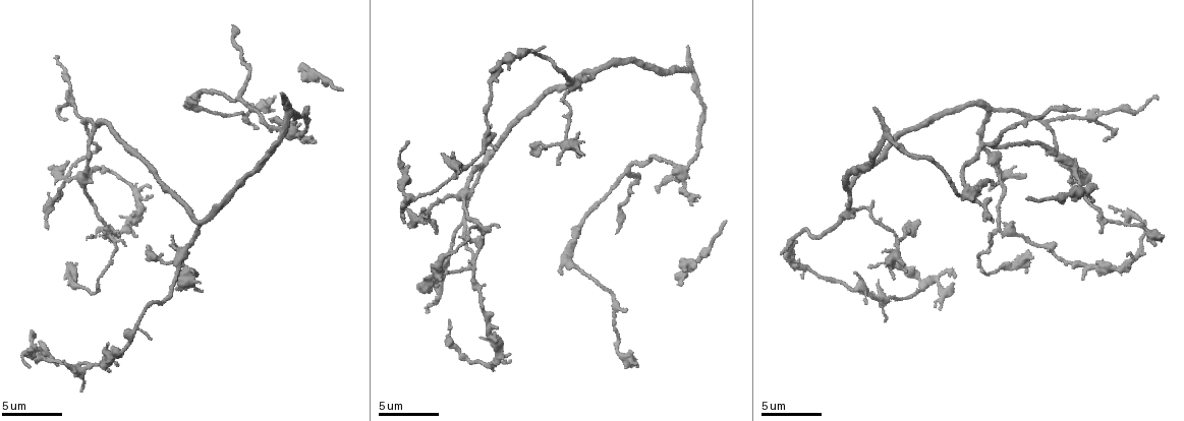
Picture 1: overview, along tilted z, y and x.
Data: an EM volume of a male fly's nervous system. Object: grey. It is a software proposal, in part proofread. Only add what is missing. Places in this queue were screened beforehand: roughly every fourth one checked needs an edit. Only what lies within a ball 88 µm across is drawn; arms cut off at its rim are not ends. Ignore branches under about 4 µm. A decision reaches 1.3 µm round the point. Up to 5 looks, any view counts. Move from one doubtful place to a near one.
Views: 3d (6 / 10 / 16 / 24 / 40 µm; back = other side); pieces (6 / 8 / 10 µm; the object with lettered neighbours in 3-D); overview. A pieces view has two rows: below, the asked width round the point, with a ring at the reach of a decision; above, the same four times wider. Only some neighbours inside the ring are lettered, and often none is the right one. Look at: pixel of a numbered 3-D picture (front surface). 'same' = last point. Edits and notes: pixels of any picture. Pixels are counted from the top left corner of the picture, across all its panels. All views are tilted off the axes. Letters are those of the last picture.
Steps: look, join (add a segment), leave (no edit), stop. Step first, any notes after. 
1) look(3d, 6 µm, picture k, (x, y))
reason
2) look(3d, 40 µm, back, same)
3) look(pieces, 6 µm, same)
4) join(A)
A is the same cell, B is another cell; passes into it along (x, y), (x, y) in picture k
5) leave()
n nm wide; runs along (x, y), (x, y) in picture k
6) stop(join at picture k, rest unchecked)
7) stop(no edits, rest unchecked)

look(3d, 6 µm, picture 1, (954, 276))
free end

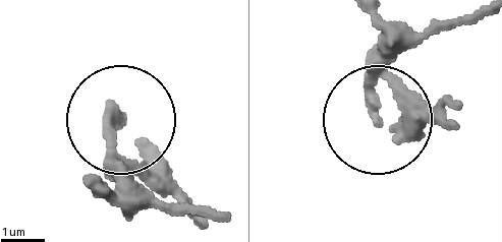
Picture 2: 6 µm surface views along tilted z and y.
look(pieces, 10 µm, picture 2, (116, 116))

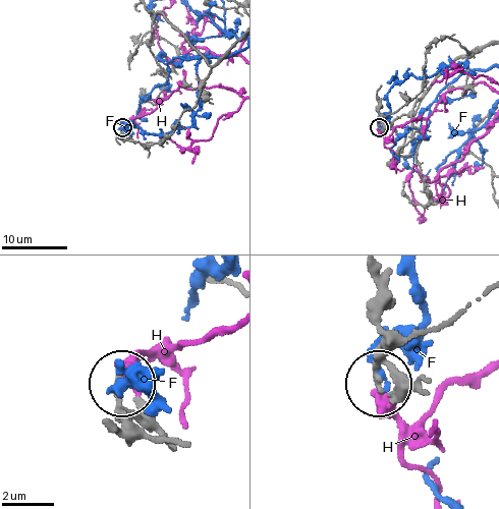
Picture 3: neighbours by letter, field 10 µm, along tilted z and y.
leave()
F and H are other cells; runs along (444, 319), (407, 335), (377, 366), (379, 382) in picture 3; no lettered segment goes on from it

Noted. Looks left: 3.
look(pieces, 8 µm, picture 1, (89, 239))

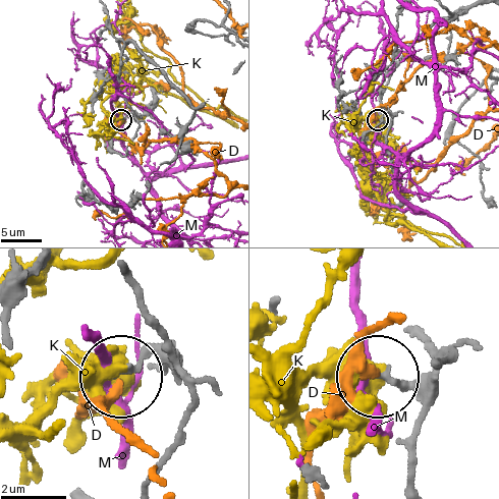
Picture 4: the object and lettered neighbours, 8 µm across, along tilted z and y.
leave()
D, K and M are other cells; runs along (141, 50), (121, 57), (132, 114), (121, 118) in picture 4; no lettered segment goes on from it

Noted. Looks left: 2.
look(pieces, 6 µm, picture 1, (877, 282))
an open end

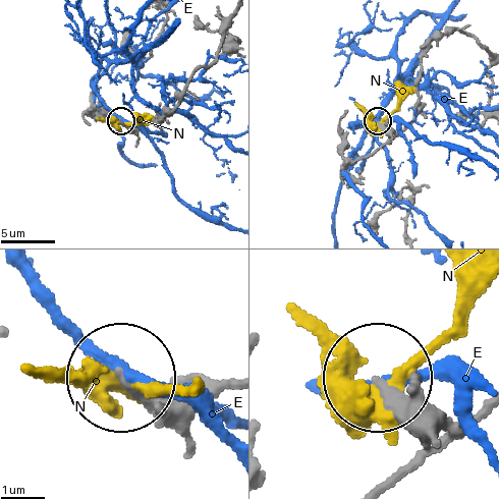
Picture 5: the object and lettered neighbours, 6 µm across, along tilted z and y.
leave()
E and N are other cells; no lettered segment goes on from it

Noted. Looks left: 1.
stop(no edits, rest unchecked)

